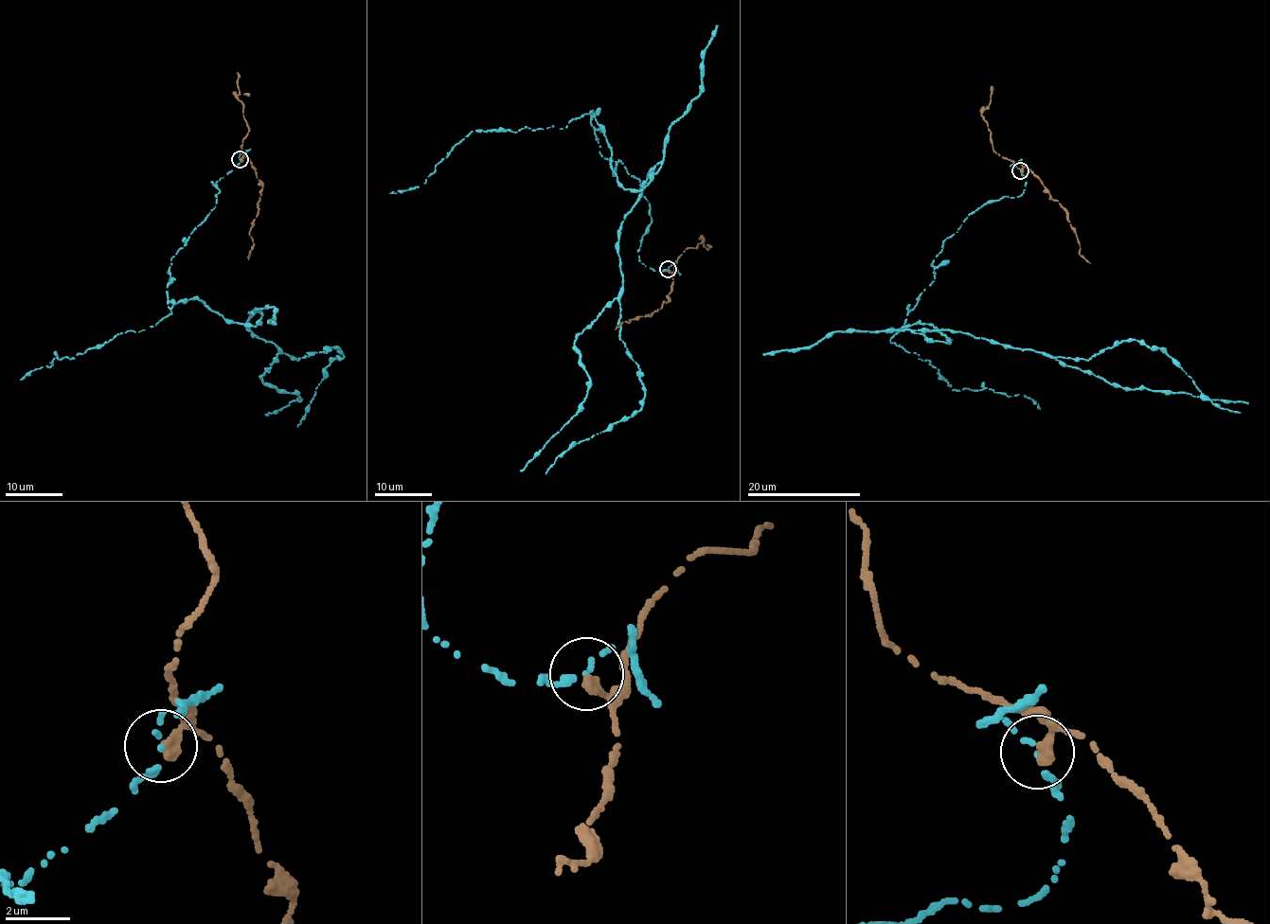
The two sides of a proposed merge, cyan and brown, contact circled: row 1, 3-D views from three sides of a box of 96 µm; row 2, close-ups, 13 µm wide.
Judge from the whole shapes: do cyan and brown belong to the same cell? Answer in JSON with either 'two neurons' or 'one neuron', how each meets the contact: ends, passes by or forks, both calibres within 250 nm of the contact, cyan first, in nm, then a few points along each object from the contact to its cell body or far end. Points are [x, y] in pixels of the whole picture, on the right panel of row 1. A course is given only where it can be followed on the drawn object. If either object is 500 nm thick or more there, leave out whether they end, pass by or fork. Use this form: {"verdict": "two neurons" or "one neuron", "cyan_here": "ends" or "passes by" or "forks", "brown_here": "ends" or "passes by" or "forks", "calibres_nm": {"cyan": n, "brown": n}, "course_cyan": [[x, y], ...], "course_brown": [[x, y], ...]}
{"verdict": "two neurons", "cyan_here": "passes by", "brown_here": "ends", "calibres_nm": {"cyan": 140, "brown": 400}, "course_cyan": [[1021, 170], [1022, 194], [944, 240], [895, 333], [1090, 359], [1137, 340], [1240, 413]], "course_brown": [[1021, 170], [1024, 166], [1030, 168], [1050, 197], [1064, 208], [1080, 244], [1079, 255], [1089, 263]]}

